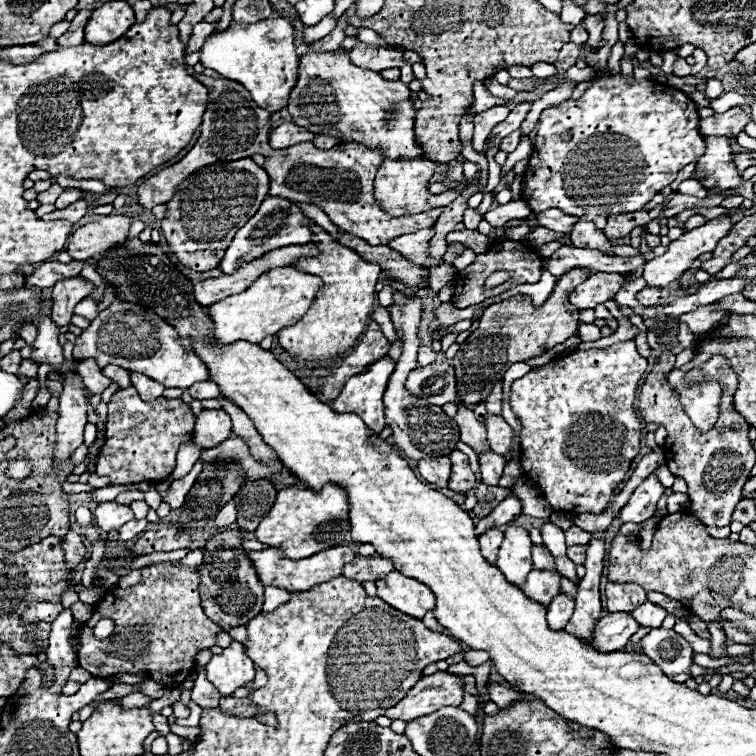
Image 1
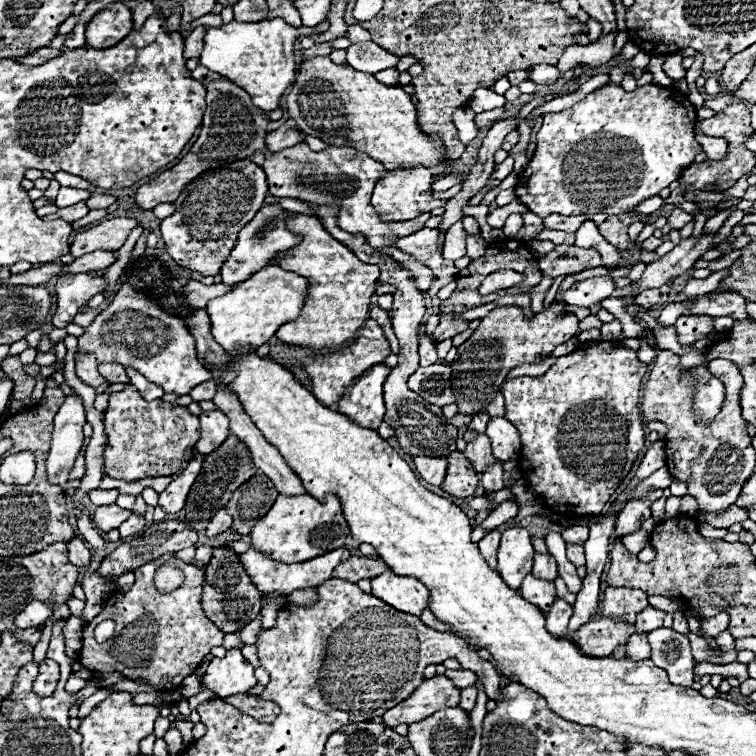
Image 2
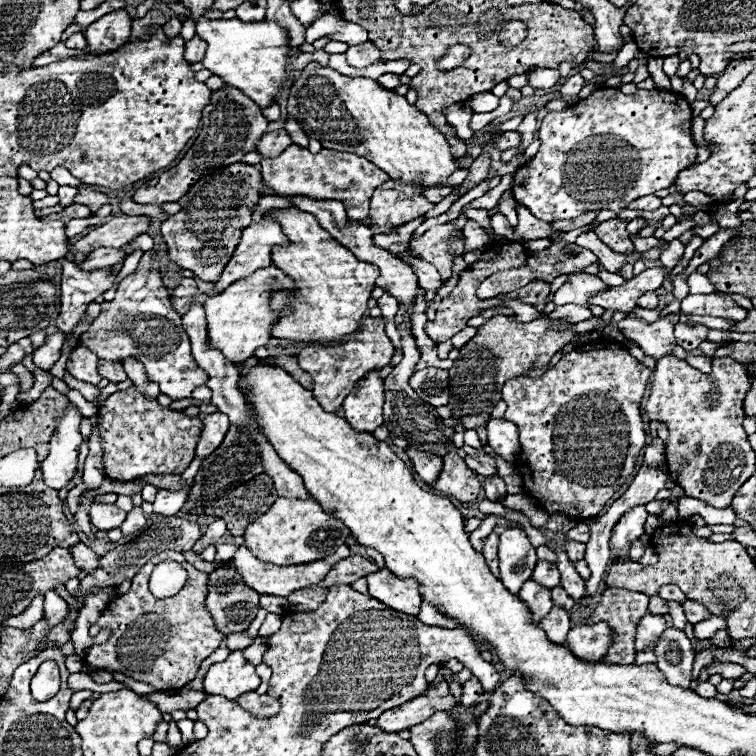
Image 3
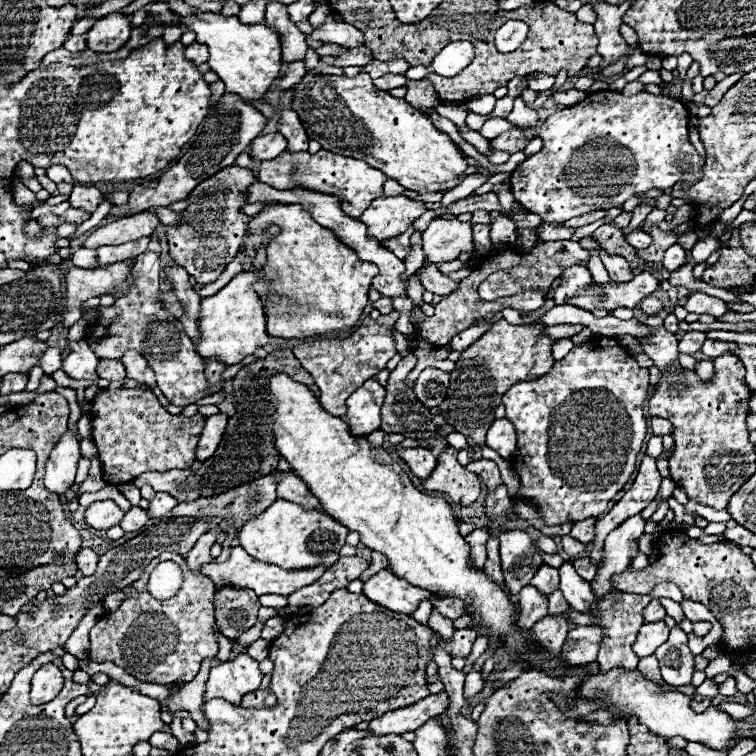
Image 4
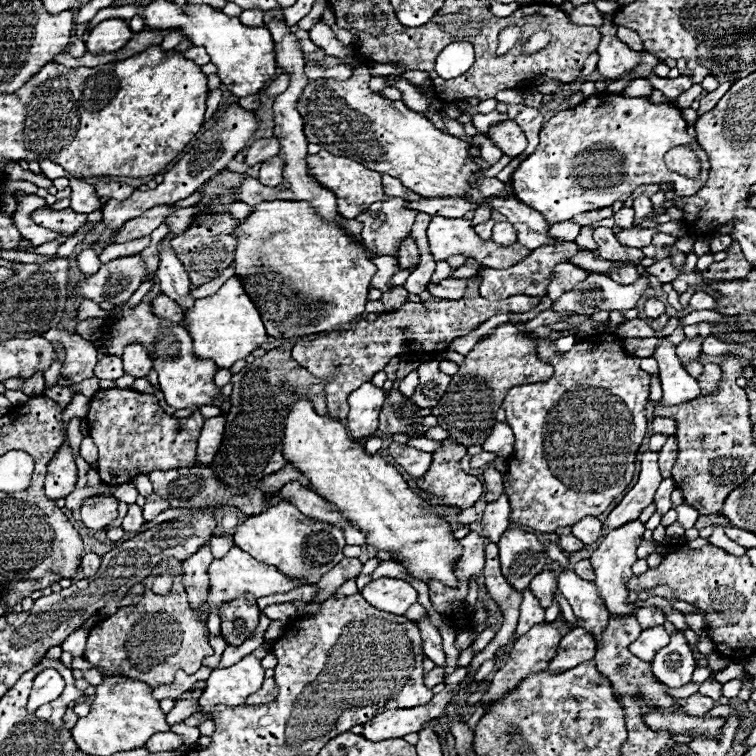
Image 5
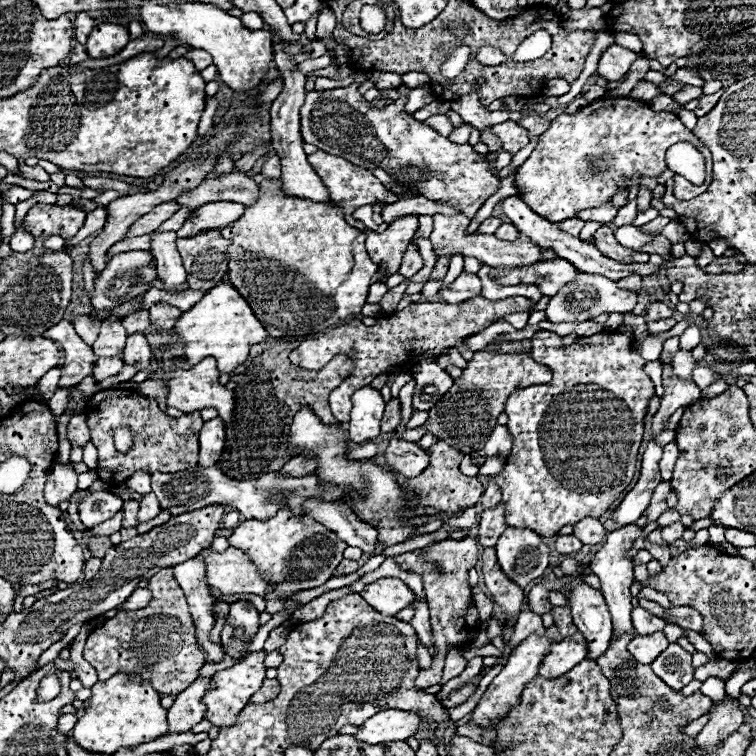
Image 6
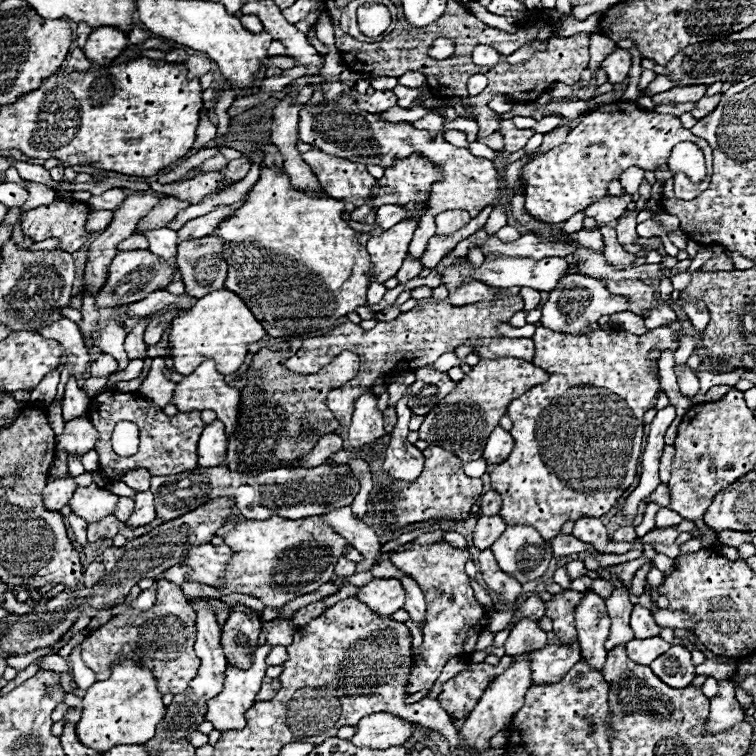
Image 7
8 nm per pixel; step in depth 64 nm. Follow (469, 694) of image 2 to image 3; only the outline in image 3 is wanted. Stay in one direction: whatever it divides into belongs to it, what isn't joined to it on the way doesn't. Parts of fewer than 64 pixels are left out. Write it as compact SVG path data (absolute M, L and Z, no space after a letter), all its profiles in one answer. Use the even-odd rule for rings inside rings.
M473 676L462 686L461 705L471 707L476 704L478 696L483 693L483 688L479 680Z

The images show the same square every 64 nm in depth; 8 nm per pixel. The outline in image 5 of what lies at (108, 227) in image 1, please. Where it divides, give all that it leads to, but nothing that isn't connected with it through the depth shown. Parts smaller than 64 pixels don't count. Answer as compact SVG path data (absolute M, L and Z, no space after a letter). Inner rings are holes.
M162 204L162 206L154 206L154 208L146 210L140 218L128 220L128 224L124 224L118 230L114 242L116 244L122 244L124 240L134 240L134 238L152 234L166 220L166 216L172 214L172 210L174 210L174 206L170 206L170 204Z

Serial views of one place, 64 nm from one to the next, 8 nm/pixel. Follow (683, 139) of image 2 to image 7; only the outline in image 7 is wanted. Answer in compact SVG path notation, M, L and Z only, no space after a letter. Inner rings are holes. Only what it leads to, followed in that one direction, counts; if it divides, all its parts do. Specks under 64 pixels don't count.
M614 102L604 104L598 110L588 112L582 122L570 130L566 142L552 148L546 154L536 156L528 166L522 170L522 178L526 178L526 212L532 218L546 222L546 224L560 224L566 222L576 212L588 208L608 192L608 182L612 178L620 178L620 174L630 168L638 166L642 170L656 172L662 164L666 164L674 144L678 142L694 142L700 146L706 158L706 178L700 184L694 184L684 173L673 176L673 189L676 198L692 200L700 196L710 184L712 176L712 148L706 140L700 140L690 130L686 130L680 118L672 114L658 114L658 112L644 112L632 102Z

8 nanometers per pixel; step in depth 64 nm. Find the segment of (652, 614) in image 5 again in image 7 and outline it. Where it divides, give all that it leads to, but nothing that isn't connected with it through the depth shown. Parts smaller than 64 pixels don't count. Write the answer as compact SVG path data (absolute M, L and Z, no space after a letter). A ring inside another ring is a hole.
M636 604L632 610L632 630L636 638L654 638L660 634L660 628L656 626L652 612L644 608L642 604Z

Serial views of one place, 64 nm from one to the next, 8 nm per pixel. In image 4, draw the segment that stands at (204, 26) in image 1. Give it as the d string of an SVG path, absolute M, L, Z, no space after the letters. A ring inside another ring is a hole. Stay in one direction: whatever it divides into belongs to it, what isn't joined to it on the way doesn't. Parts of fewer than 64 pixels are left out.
M190 44L188 48L186 48L186 58L188 60L192 60L194 64L204 64L206 60L208 60L208 50L202 46L202 44Z

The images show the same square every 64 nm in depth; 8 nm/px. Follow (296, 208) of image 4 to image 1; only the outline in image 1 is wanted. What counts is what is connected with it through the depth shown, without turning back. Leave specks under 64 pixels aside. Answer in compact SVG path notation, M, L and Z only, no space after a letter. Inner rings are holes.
M308 222L308 226L312 228L314 234L310 242L316 244L320 254L316 258L298 258L290 266L300 268L300 272L320 276L324 280L324 288L320 288L320 296L316 296L312 308L308 308L308 312L302 316L300 322L292 324L290 328L282 328L278 332L278 342L298 362L312 368L322 368L330 366L334 358L348 352L358 340L358 336L364 332L370 314L374 310L374 292L382 270L378 264L362 260L352 248L342 246L318 224Z

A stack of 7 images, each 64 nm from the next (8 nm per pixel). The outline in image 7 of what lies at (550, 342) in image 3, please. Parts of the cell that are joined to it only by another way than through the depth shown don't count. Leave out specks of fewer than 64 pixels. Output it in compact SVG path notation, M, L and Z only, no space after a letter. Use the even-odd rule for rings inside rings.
M500 358L500 360L480 360L462 382L456 384L456 390L450 392L432 412L426 414L418 434L420 440L428 444L440 444L448 448L462 462L478 460L482 456L484 444L490 432L498 426L498 420L506 414L506 406L516 398L528 392L528 388L548 380L548 374L534 366L532 362L518 358Z

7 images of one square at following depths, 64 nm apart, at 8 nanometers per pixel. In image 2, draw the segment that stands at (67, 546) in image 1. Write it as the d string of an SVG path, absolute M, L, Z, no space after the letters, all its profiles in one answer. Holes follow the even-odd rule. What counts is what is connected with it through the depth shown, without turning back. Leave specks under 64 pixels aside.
M72 538L68 544L68 556L70 556L70 562L80 566L80 568L86 568L90 562L92 562L92 550L86 548L86 544L80 540L80 538Z

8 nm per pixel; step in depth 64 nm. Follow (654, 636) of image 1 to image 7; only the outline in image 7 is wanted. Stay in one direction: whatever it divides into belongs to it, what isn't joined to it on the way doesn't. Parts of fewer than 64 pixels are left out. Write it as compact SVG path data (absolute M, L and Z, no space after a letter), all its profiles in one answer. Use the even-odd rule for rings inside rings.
M672 646L668 652L658 656L650 668L664 684L672 688L686 688L696 676L690 650L684 646Z

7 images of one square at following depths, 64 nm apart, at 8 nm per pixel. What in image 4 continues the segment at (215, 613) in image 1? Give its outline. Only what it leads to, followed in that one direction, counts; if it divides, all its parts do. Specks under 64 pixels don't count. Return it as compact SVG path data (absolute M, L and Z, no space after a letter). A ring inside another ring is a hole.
M222 588L214 594L214 614L220 632L228 640L236 640L242 632L252 628L258 618L258 596L252 590Z

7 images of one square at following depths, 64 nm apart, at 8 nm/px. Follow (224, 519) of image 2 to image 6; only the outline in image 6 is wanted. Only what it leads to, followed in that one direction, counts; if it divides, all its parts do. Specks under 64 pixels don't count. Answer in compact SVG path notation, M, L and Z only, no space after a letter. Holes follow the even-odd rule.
M196 558L174 566L174 578L182 586L182 590L186 592L186 598L190 604L200 650L206 652L204 662L206 664L220 664L224 660L224 650L220 644L214 644L210 640L210 630L214 628L212 596L208 594L208 584L202 580L202 576L204 576L204 564Z

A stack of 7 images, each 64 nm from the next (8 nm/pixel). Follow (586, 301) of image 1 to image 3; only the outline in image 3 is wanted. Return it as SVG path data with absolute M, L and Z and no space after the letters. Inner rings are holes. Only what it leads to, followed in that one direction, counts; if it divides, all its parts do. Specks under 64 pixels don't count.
M570 272L568 280L564 286L558 288L558 292L554 294L554 304L562 306L562 304L586 304L586 300L598 292L602 292L604 288L608 288L598 276L586 274L586 272Z

